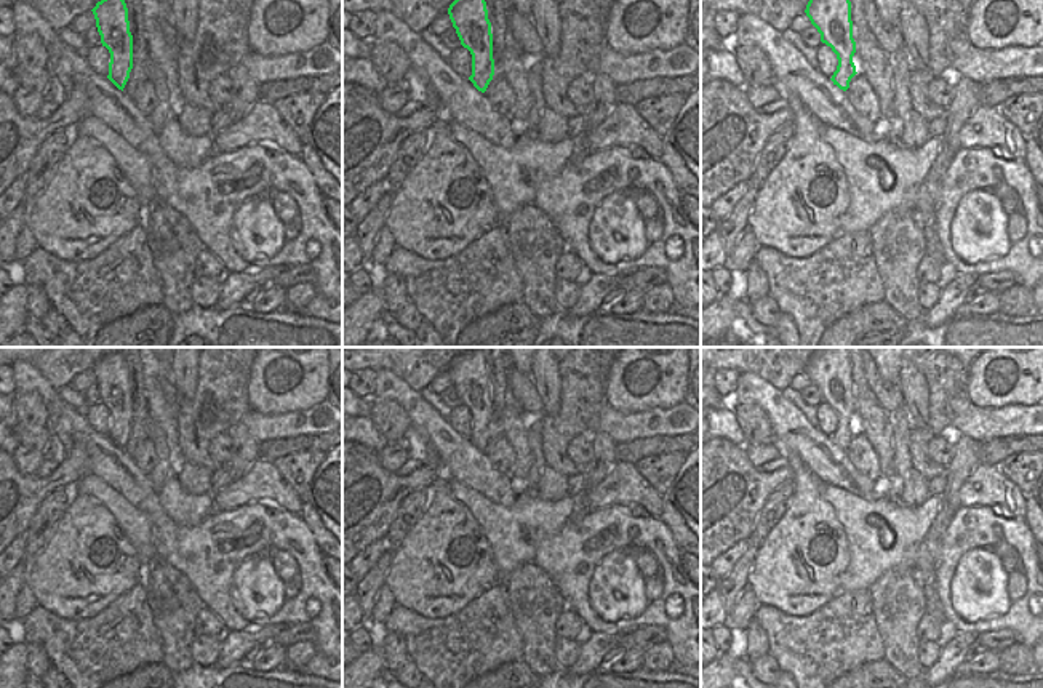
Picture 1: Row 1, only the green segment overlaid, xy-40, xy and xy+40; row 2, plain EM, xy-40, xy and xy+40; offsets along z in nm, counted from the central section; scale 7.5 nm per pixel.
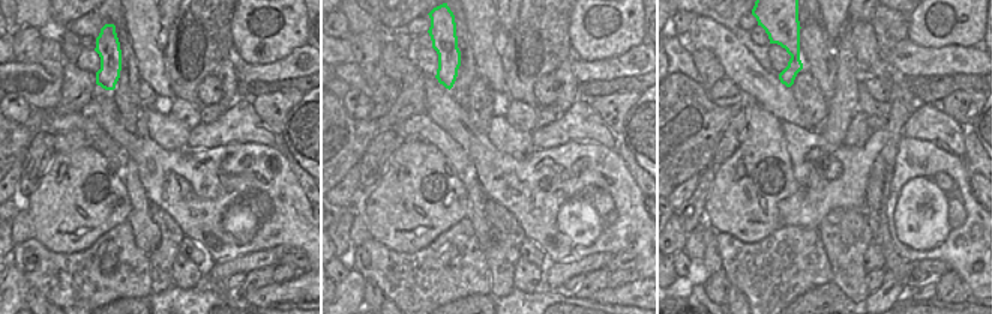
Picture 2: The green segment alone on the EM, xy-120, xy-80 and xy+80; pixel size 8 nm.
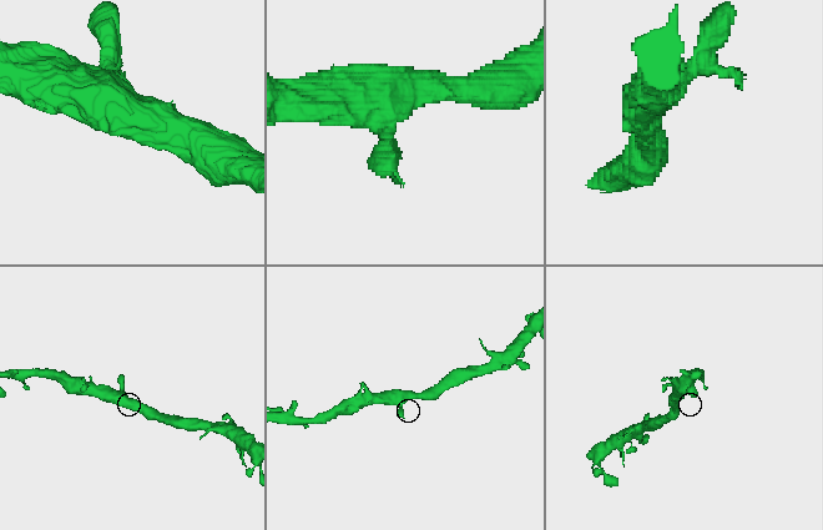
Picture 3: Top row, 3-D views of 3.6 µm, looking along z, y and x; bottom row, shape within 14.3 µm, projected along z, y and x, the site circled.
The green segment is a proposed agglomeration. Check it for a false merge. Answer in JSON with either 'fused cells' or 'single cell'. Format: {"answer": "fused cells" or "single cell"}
{"answer": "single cell"}

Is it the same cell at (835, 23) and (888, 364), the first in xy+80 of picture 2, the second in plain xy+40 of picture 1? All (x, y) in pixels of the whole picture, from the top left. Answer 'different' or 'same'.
same

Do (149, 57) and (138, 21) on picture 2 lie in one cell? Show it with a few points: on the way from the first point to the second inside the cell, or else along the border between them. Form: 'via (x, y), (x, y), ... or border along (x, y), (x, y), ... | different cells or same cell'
via (146, 48), (143, 30) | same cell

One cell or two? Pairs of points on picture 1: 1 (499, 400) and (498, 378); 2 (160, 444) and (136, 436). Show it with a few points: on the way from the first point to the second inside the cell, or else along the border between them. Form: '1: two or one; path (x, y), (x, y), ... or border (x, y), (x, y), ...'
1: one; path (499, 396), (498, 383)
2: two; border (146, 416), (147, 437)

